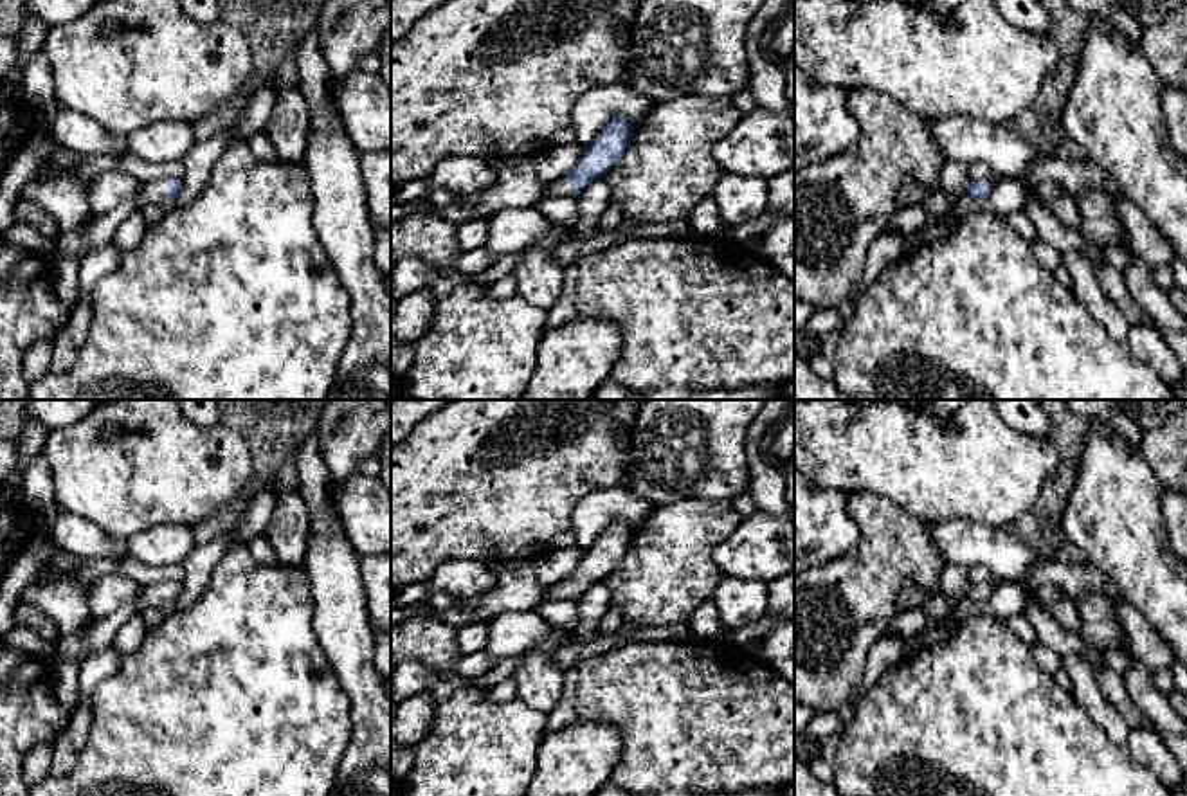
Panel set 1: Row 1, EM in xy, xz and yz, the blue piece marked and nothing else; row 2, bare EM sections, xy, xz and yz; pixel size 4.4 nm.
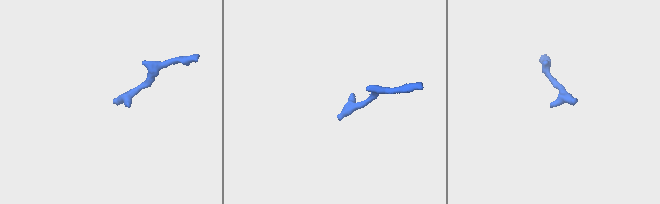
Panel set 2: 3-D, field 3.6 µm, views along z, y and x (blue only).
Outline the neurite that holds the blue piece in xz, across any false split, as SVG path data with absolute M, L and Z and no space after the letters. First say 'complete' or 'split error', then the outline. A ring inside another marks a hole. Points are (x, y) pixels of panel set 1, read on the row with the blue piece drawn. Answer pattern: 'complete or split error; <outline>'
split error; M614 115L602 128L598 137L585 146L582 160L566 176L544 185L546 196L580 194L587 184L603 178L603 175L618 164L630 144L634 126L625 115Z

